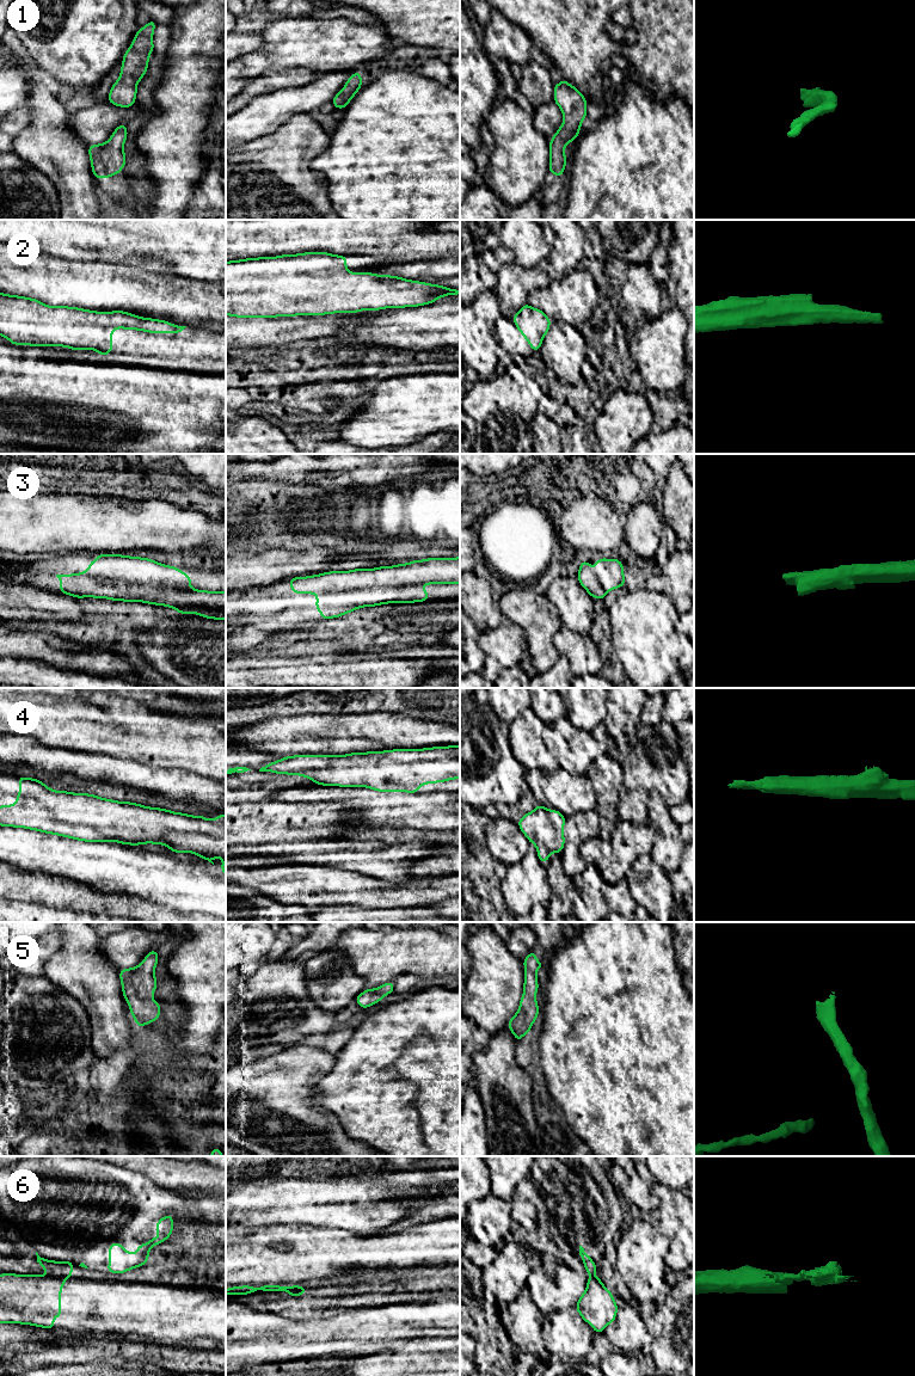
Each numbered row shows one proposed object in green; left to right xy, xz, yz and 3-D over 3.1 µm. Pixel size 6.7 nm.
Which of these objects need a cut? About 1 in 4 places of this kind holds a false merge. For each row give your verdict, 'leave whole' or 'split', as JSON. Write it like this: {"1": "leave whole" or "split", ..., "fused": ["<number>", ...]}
{"1": "leave whole", "2": "leave whole", "3": "leave whole", "4": "leave whole", "5": "leave whole", "6": "split", "fused": ["6"]}

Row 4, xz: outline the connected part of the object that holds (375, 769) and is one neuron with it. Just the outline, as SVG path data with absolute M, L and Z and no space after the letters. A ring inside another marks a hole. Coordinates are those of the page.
M460 745L285 756L259 772L302 775L324 786L418 793L424 784L460 779Z

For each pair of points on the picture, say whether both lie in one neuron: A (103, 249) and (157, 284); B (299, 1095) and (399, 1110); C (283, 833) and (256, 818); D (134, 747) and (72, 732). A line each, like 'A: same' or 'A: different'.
A: different
B: different
C: same
D: same

